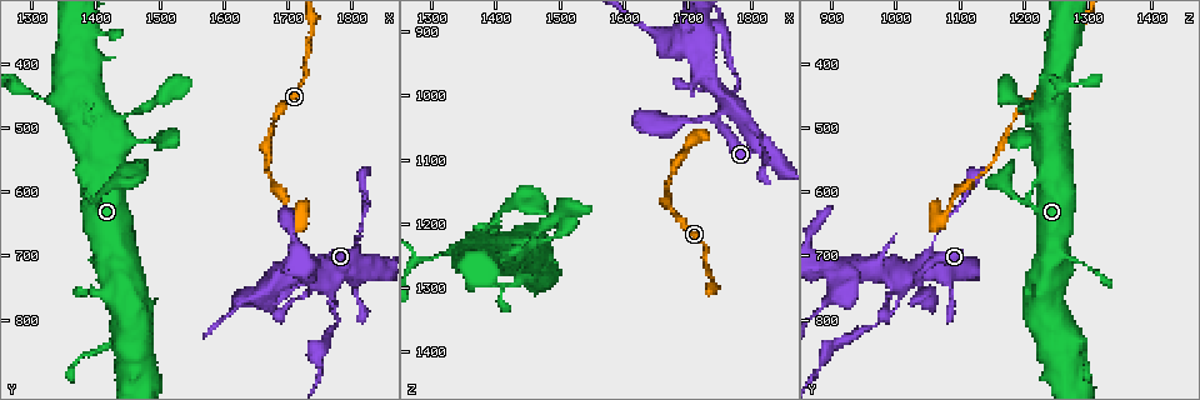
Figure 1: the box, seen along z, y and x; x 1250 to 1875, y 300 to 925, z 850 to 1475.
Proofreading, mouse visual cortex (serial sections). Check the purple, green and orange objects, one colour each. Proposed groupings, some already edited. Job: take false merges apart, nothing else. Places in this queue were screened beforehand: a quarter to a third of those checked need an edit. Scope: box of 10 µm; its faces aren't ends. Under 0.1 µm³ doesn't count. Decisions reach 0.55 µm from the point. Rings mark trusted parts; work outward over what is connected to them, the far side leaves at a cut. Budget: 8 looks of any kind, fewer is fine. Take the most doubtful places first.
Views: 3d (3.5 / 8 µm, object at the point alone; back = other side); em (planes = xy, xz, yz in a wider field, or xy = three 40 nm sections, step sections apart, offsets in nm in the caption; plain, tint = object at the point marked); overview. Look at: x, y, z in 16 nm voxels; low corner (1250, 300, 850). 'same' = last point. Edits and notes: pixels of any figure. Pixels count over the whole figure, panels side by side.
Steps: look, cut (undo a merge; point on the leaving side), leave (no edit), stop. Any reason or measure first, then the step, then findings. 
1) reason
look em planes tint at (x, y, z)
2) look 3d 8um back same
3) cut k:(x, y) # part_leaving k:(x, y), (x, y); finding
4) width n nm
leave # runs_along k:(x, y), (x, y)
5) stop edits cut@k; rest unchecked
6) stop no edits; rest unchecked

thin arm on a thick one
look 3d 3.5um back at (1765, 750, 1010)

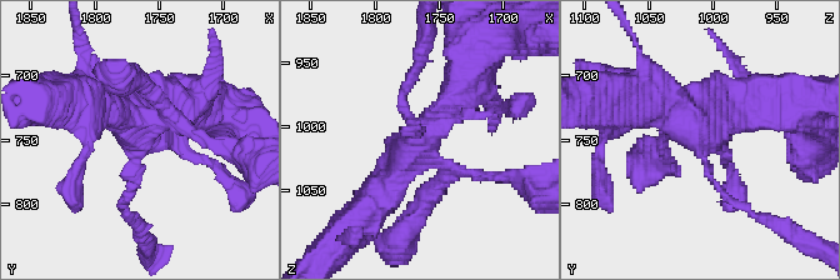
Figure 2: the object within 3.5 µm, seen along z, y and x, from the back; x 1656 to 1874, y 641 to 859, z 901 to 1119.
look em planes tint at (1766, 752, 1010)

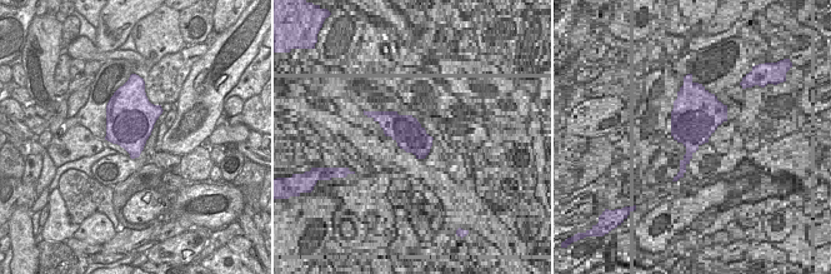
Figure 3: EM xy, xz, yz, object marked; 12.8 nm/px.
cut 2:(125, 200) # a second cell is stuck on

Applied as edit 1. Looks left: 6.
see it whole again
look overview

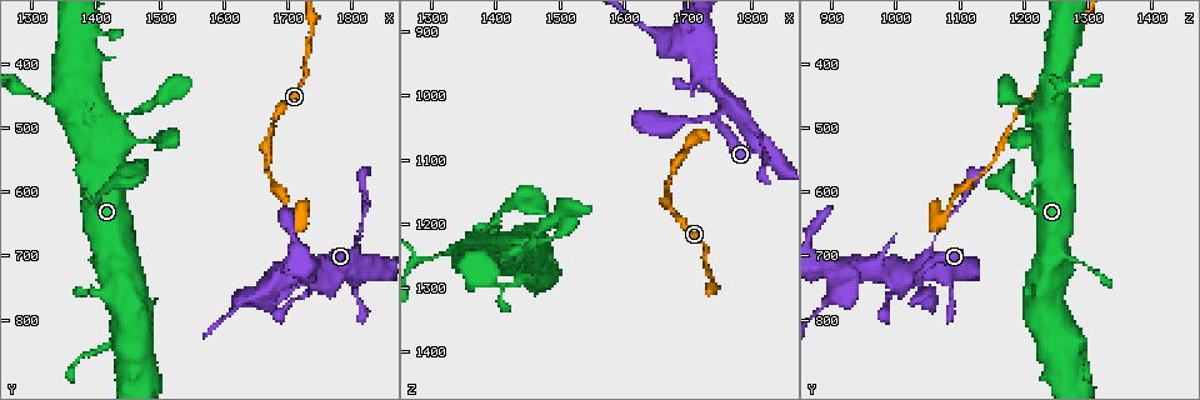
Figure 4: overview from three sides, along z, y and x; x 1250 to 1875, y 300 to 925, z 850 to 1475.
a narrow waist
look 3d 8um at (1430, 485, 1230)

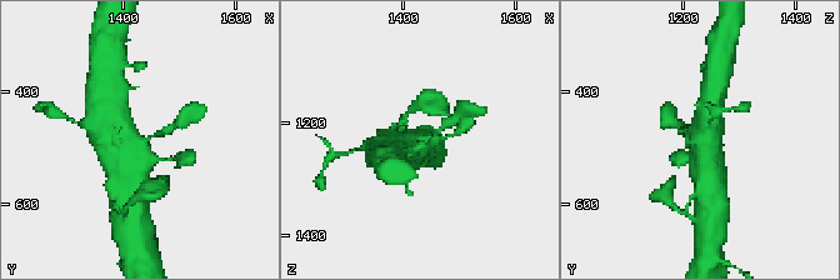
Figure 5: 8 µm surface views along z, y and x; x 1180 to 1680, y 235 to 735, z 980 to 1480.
look em planes tint same

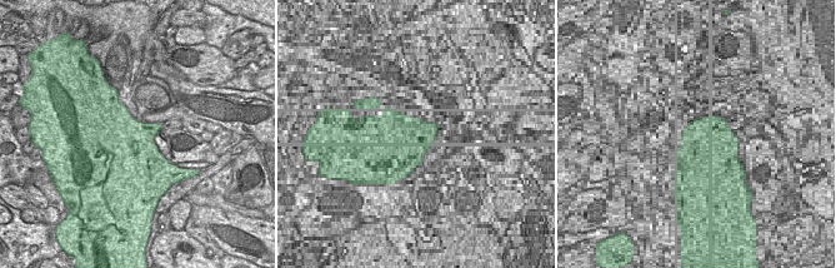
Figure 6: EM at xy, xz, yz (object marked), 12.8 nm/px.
width 750 nm
leave # runs_along 5:(130, 190), (129, 158), (110, 119); all the same cell

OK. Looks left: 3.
two arms in line, one across
look 3d 3.5um at (1300, 445, 1255)

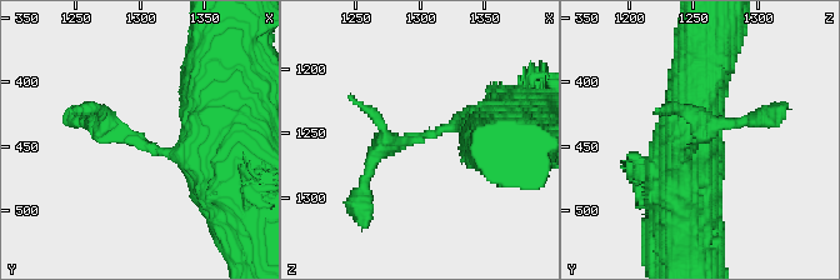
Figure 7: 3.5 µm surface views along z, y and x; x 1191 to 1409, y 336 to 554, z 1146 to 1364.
arms 3; arm_widths 150, 150, 500 nm; now the EM
look em planes tint at (1298, 444, 1254)

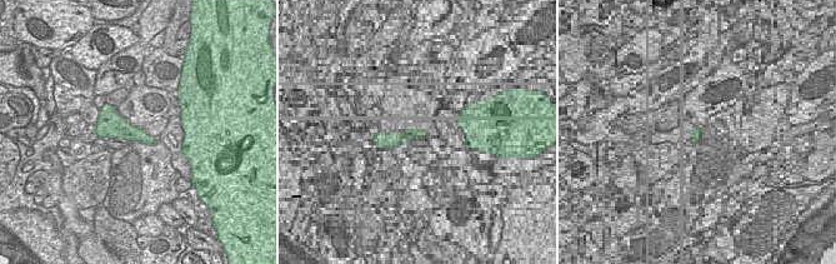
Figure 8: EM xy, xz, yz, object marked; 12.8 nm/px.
width 260 nm
leave # runs_along 7:(519, 129), (458, 125), (388, 144), (365, 183); all the same cell

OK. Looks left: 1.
stop edits cut@2; rest unchecked

